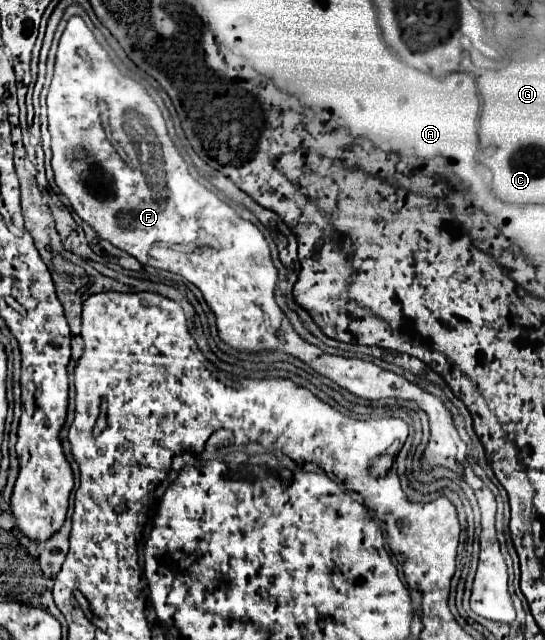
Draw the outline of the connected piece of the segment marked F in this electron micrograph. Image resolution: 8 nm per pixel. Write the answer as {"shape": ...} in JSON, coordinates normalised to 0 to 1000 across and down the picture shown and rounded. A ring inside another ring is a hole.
{"shape":[[[145,25],[127,31],[112,56],[86,166],[101,284],[127,309],[138,334],[189,375],[229,391],[259,413],[310,422],[358,444],[391,484],[398,522],[413,538],[435,550],[523,550],[666,625],[736,622],[758,625],[780,641],[791,681],[772,716],[772,734],[787,738],[798,728],[817,728],[857,753],[872,747],[861,759],[872,766],[883,794],[883,863],[861,947],[894,969],[938,975],[945,969],[945,950],[930,922],[930,884],[908,834],[908,775],[857,731],[857,697],[842,684],[831,653],[809,625],[747,597],[739,588],[699,578],[670,563],[604,556],[545,525],[527,494],[505,475],[501,450],[508,444],[508,419],[497,409],[497,394],[479,359],[439,341],[424,322],[358,278],[339,278],[343,256],[310,216],[288,163],[255,128],[218,113]],[[196,144],[222,147],[222,197],[207,200],[207,222],[200,222],[185,197],[178,153],[178,147]]]}

